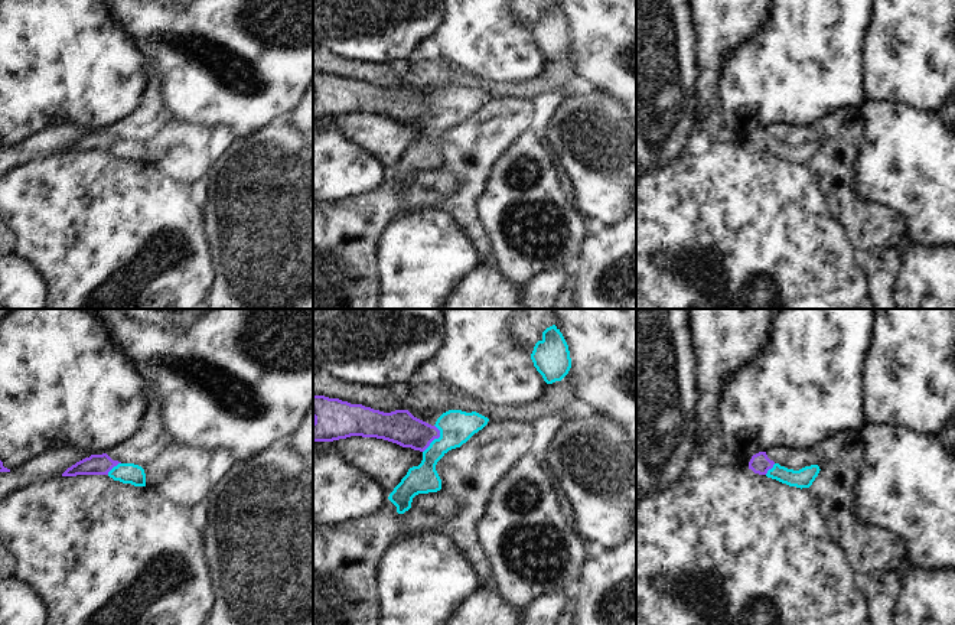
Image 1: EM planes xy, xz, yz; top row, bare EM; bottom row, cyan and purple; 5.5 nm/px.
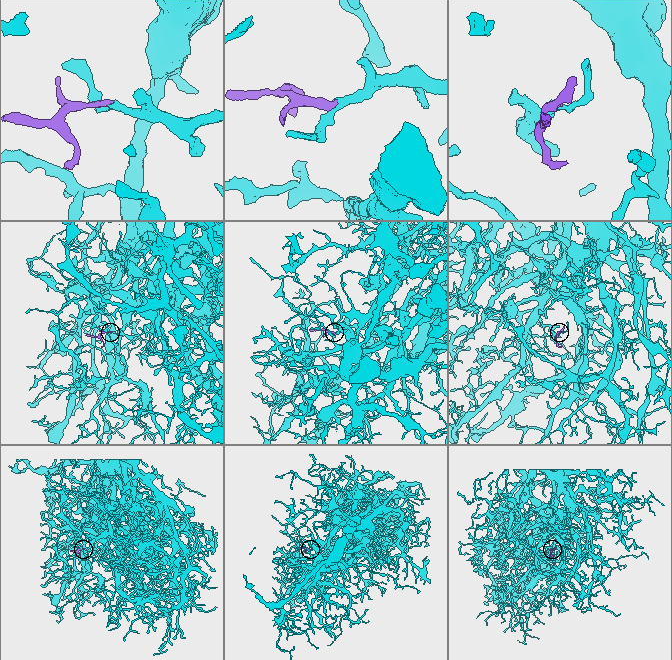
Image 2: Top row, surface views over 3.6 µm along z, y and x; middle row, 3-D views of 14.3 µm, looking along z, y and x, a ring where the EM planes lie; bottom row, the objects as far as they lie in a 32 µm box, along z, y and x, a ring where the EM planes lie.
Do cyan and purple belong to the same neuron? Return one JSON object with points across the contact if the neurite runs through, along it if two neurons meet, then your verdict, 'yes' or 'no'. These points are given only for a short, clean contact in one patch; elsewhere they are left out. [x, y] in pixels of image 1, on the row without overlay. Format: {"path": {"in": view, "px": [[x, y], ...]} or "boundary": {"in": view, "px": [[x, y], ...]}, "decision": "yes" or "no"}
{"path": {"in": "xz", "px": [[456, 104], [436, 116], [427, 116], [400, 103]]}, "decision": "yes"}

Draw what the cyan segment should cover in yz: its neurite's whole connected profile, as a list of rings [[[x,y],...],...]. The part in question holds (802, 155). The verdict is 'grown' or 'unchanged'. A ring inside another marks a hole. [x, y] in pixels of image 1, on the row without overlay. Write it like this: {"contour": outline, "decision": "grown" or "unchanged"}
{"contour": [[[766,128],[753,131],[749,139],[749,146],[754,150],[766,152],[767,154],[801,166],[809,165],[821,147],[818,141],[805,143],[799,147],[788,146],[770,137]]], "decision": "grown"}

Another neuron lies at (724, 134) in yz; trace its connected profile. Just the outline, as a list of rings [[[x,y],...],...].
[[[724,126],[711,137],[711,143],[739,143],[739,137],[734,130]]]

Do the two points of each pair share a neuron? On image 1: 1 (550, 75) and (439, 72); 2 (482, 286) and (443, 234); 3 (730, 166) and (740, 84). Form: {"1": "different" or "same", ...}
{"1": "different", "2": "different", "3": "different"}

